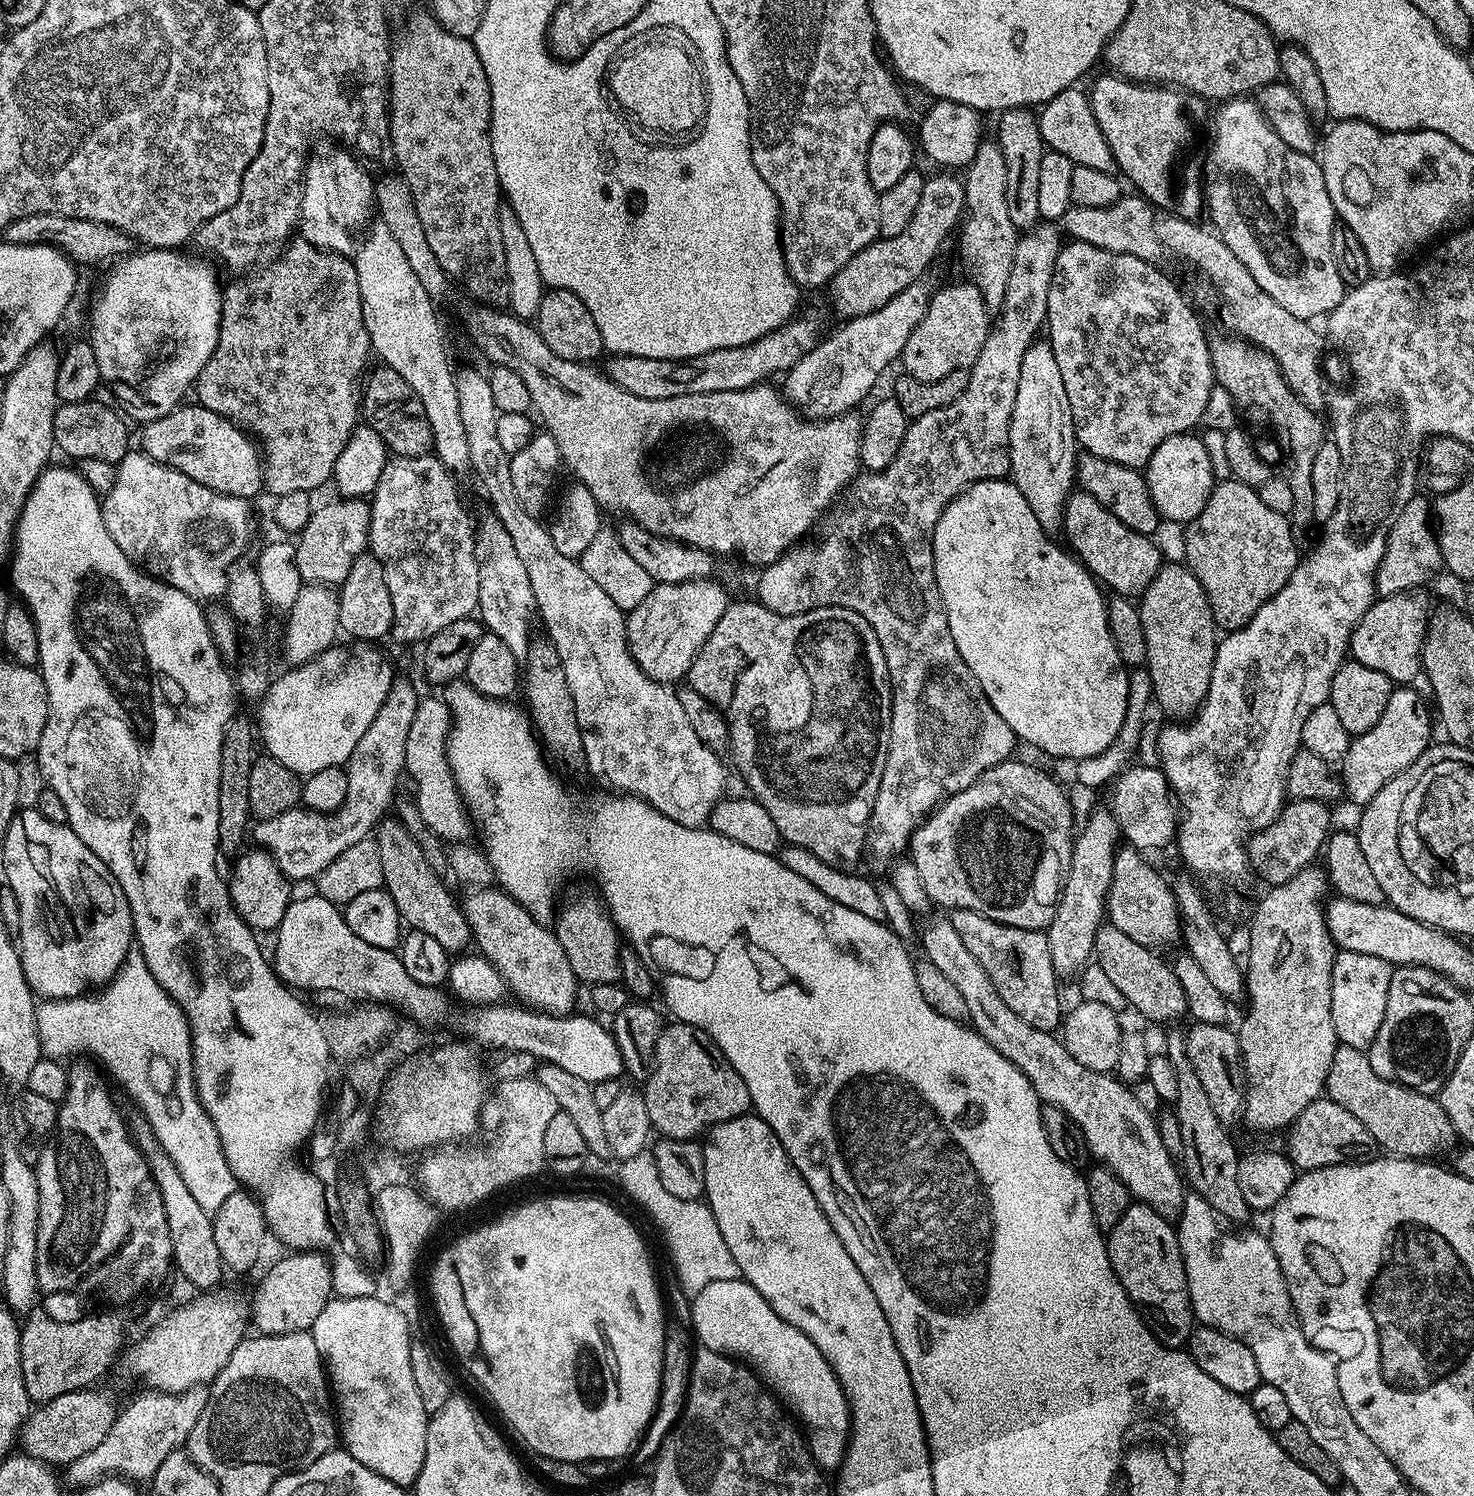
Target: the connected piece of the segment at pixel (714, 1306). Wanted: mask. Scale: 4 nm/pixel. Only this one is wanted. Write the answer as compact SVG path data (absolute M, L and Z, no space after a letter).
M743 1278L710 1282L710 1286L691 1297L690 1303L690 1328L695 1339L700 1339L703 1347L731 1356L751 1368L802 1425L808 1449L812 1451L817 1466L825 1473L835 1473L848 1449L852 1411L848 1409L844 1388L822 1350L818 1350L798 1326L790 1326L790 1322L778 1318L770 1302L766 1302L766 1298L762 1298L762 1294Z

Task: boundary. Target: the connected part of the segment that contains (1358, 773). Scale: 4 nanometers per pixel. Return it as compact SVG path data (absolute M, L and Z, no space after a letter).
M1412 686L1393 687L1390 702L1386 702L1386 710L1382 710L1382 718L1378 718L1366 734L1353 736L1348 741L1348 752L1342 761L1344 796L1352 799L1357 806L1370 803L1374 794L1378 794L1390 778L1398 778L1402 770L1418 762L1420 755L1433 743L1433 717L1432 720L1428 717L1428 708L1414 689Z

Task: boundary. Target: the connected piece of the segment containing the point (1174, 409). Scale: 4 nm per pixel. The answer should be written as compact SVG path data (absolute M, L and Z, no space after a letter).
M1081 240L1065 243L1050 264L1046 339L1054 350L1054 362L1058 362L1058 371L1061 372L1062 382L1066 386L1066 398L1070 398L1070 414L1074 418L1077 445L1084 452L1094 454L1098 458L1106 458L1106 462L1118 462L1131 468L1143 469L1154 450L1158 450L1158 446L1162 446L1166 438L1183 432L1191 433L1195 429L1192 427L1199 425L1204 419L1206 402L1210 402L1210 390L1217 387L1216 375L1212 369L1209 337L1204 337L1204 328L1200 325L1195 310L1184 301L1184 296L1176 289L1175 282L1160 271L1164 270L1142 258L1111 252Z

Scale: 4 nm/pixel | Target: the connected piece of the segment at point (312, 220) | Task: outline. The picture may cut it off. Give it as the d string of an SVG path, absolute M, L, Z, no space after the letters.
M340 151L344 152L313 155L304 165L298 232L316 248L322 248L326 252L348 254L354 248L352 231L362 227L364 223L367 225L373 219L374 180L373 177L368 177L367 170L359 164L361 161L351 151Z

